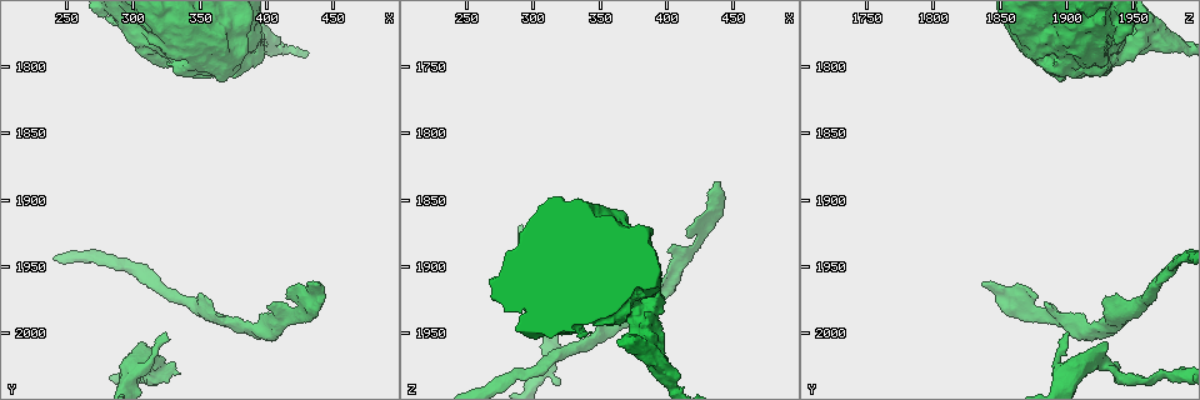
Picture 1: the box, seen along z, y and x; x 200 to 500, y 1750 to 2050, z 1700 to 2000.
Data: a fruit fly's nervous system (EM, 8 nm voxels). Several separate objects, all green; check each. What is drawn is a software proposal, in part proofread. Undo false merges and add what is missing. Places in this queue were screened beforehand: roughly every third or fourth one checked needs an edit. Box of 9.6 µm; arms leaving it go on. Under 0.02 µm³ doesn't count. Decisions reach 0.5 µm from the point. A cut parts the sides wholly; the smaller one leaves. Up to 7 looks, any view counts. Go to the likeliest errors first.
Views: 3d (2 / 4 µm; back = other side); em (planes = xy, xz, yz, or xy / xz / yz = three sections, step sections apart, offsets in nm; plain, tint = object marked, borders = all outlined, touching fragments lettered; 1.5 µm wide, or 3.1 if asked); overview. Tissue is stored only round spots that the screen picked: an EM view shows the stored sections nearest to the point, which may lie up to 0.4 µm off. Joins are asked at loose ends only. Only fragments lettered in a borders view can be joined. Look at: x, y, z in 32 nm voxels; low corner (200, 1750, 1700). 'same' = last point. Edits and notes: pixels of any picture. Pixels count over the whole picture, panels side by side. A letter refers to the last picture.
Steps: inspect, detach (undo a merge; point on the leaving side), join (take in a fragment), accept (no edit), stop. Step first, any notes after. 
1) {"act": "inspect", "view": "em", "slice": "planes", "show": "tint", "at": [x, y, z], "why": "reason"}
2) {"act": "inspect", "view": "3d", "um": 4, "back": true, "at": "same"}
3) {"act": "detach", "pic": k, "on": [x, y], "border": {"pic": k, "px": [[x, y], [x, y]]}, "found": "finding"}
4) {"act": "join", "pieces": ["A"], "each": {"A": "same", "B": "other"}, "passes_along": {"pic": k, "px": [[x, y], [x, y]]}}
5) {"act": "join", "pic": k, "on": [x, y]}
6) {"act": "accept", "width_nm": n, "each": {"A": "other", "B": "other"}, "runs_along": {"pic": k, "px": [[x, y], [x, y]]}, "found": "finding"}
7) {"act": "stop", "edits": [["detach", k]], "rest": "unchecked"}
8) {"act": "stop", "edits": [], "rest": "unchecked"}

{"act": "inspect", "view": "em", "slice": "yz", "step": 4, "show": "borders", "at": [390, 1792, 1926], "why": "calibre changes"}

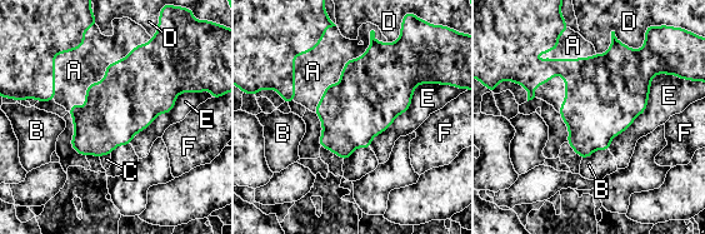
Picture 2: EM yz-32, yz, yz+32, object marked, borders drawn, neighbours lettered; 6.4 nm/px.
{"act": "accept", "each": {"A": "other", "B": "other", "C": "other", "D": "other", "E": "other", "F": "other"}, "border": {"pic": 2, "px": [[150, 38], [109, 63], [68, 111]]}, "found": "all the same neuron"}

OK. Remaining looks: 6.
{"act": "inspect", "view": "em", "slice": "xy", "step": 4, "show": "tint", "at": [440, 1962, 1838], "why": "free end"}

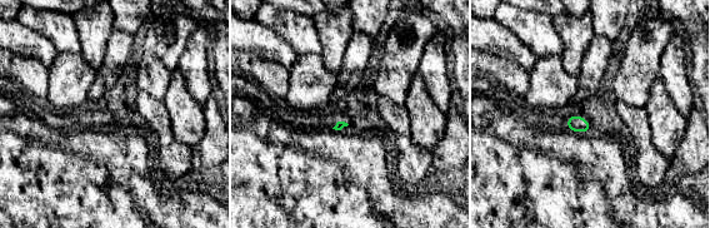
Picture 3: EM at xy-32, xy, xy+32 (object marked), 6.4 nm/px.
{"act": "inspect", "view": "em", "slice": "planes", "show": "borders", "at": "same", "why": "cut it another way"}

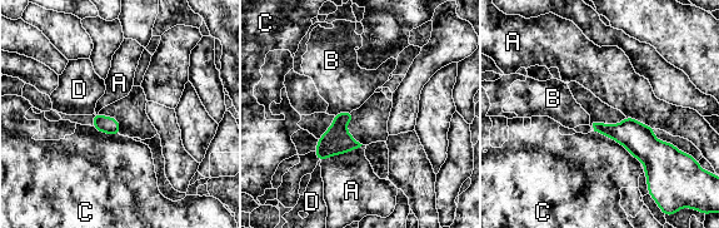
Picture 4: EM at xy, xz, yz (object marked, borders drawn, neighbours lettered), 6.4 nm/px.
{"act": "join", "pieces": ["B"], "each": {"A": "other", "B": "same", "C": "other", "D": "other"}, "passes_along": {"pic": 4, "px": [[335, 140], [341, 112], [341, 83]]}, "found": "the neuron continues"}

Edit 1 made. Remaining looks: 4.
{"act": "stop", "edits": [["join", 4]], "rest": "unchecked"}

